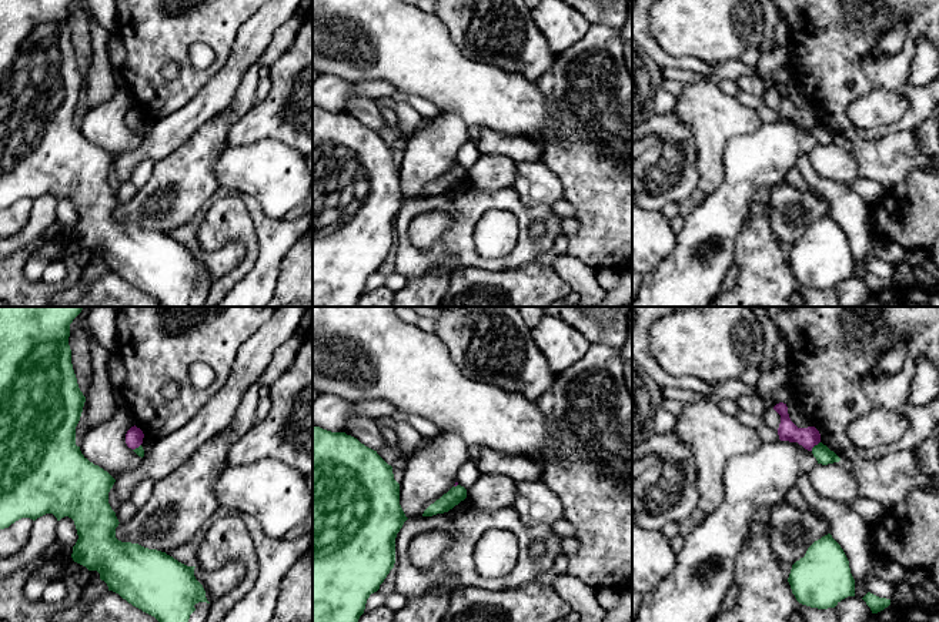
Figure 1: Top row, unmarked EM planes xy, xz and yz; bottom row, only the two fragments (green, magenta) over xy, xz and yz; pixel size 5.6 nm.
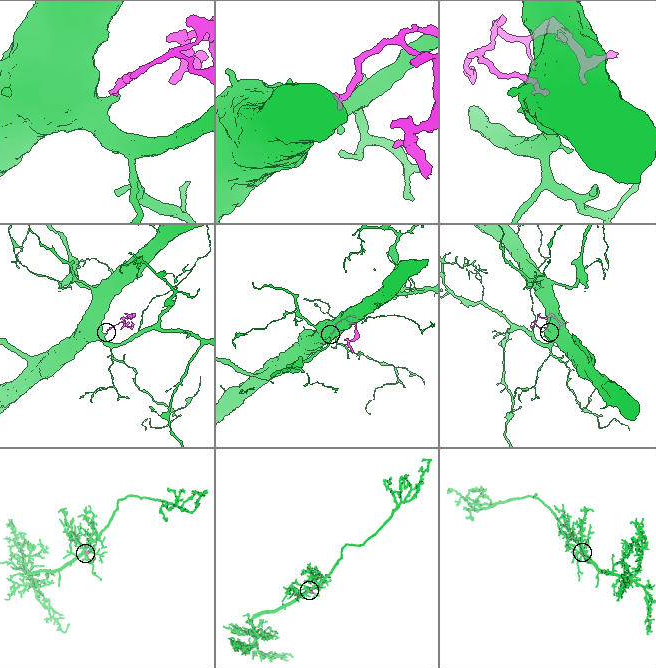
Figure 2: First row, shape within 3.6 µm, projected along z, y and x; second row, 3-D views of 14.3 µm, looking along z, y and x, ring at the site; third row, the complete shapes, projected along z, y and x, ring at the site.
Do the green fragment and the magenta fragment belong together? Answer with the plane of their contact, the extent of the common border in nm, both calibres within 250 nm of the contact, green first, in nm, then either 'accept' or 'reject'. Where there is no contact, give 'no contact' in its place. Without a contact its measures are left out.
meets green in yz; contact 80 nm long; 100 nm thick on the green side, 120 nm on the other; reject

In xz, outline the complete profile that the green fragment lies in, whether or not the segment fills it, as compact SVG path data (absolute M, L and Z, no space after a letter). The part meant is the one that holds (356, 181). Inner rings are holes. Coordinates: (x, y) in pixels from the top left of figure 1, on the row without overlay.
M313 106L313 307L357 307L367 280L395 244L395 218L405 197L392 147L345 113Z

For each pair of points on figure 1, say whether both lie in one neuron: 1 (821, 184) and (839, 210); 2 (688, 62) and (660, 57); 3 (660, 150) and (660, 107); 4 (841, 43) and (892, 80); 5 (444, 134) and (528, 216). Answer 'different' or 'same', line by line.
1: same
2: same
3: different
4: same
5: different

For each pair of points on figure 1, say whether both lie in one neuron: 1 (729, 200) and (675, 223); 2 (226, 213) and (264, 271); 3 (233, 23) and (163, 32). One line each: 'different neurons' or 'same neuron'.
1: different neurons
2: different neurons
3: same neuron

